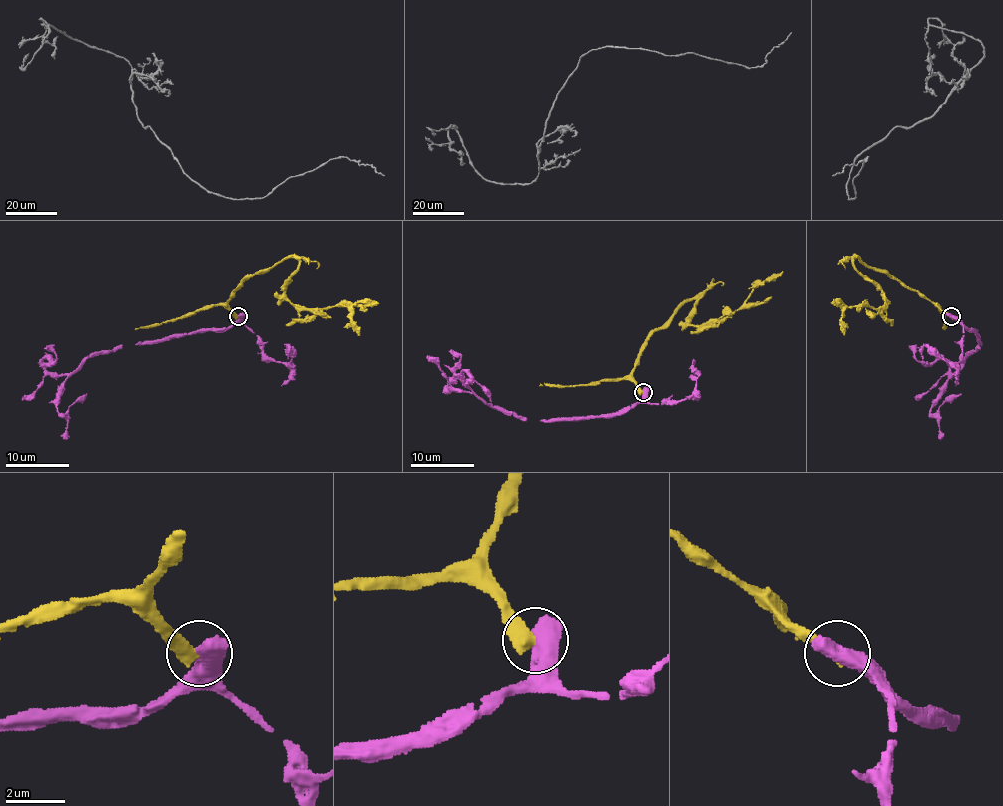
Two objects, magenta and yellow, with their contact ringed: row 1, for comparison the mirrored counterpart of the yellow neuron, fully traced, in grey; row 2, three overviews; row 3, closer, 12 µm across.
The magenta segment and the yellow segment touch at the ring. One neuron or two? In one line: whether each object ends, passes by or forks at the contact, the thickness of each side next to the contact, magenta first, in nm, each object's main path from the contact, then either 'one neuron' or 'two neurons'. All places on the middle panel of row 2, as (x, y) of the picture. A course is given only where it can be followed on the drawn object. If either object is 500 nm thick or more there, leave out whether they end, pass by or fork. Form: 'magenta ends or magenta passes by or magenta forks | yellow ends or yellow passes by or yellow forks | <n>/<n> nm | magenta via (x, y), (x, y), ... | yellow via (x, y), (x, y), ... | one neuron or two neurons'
750/480 nm | magenta via (642, 392), (635, 407), (614, 413), (522, 419), (492, 408), (465, 383), (462, 372), (470, 375), (491, 402) | yellow via (642, 392), (633, 377), (635, 361), (672, 315), (703, 293), (690, 324), (728, 318), (759, 283), (783, 271) | two neurons

